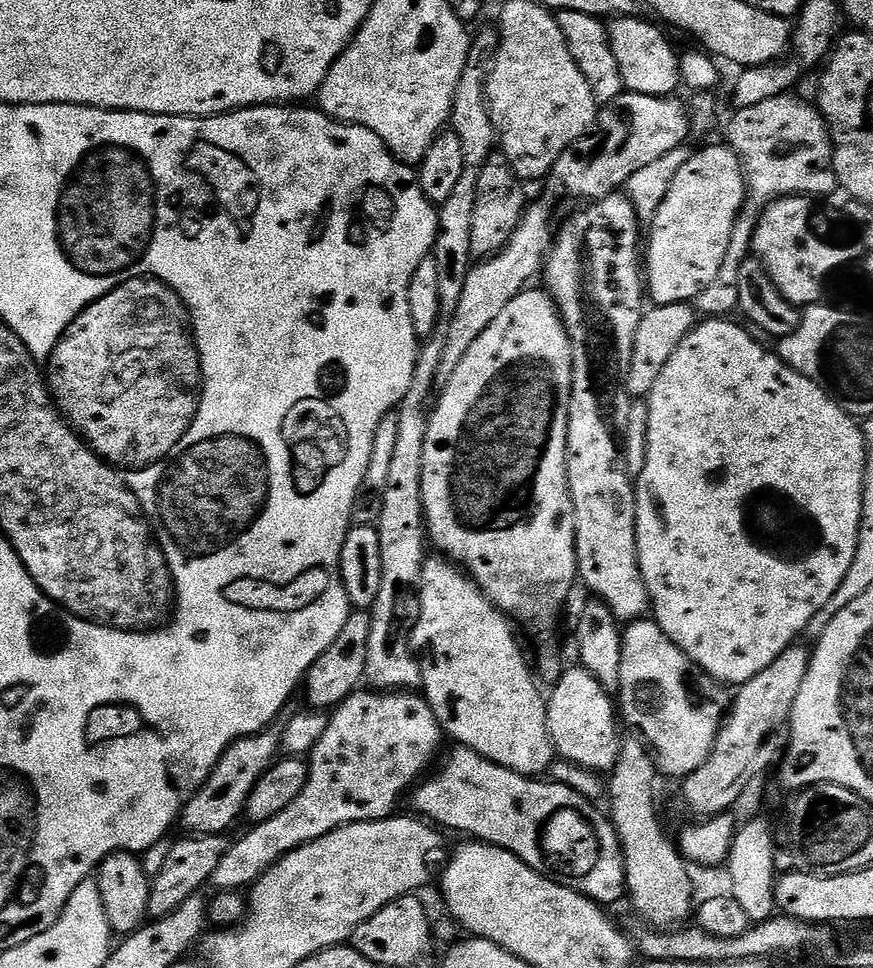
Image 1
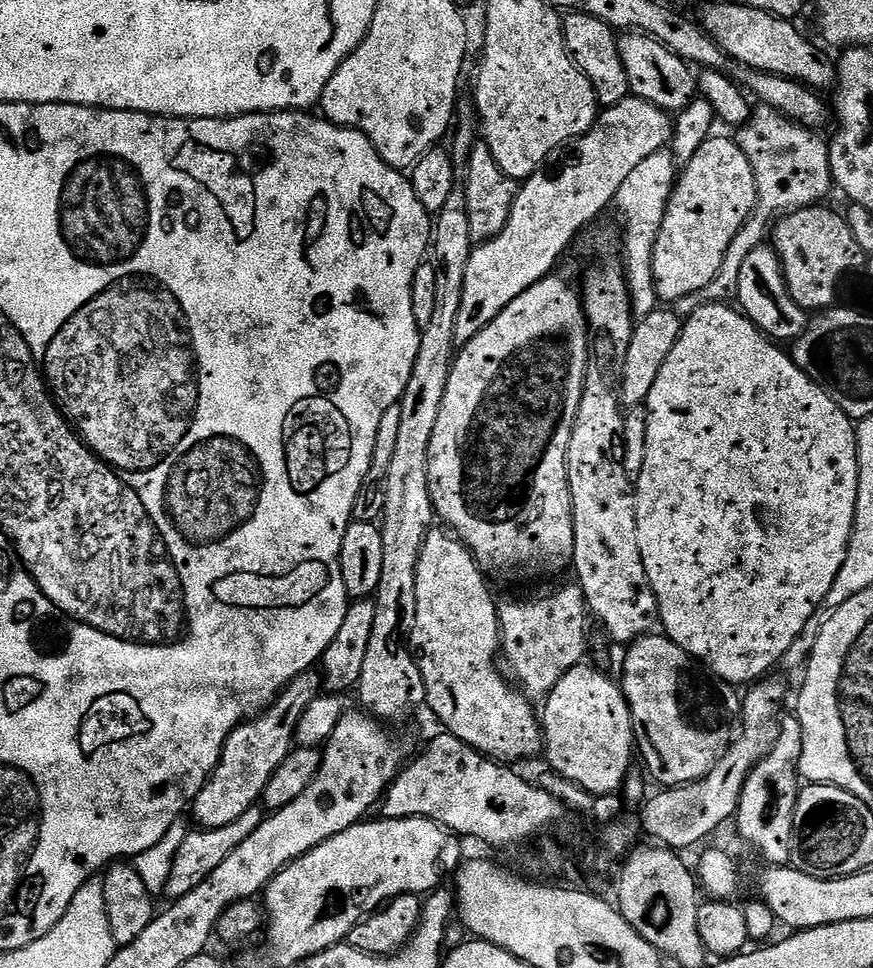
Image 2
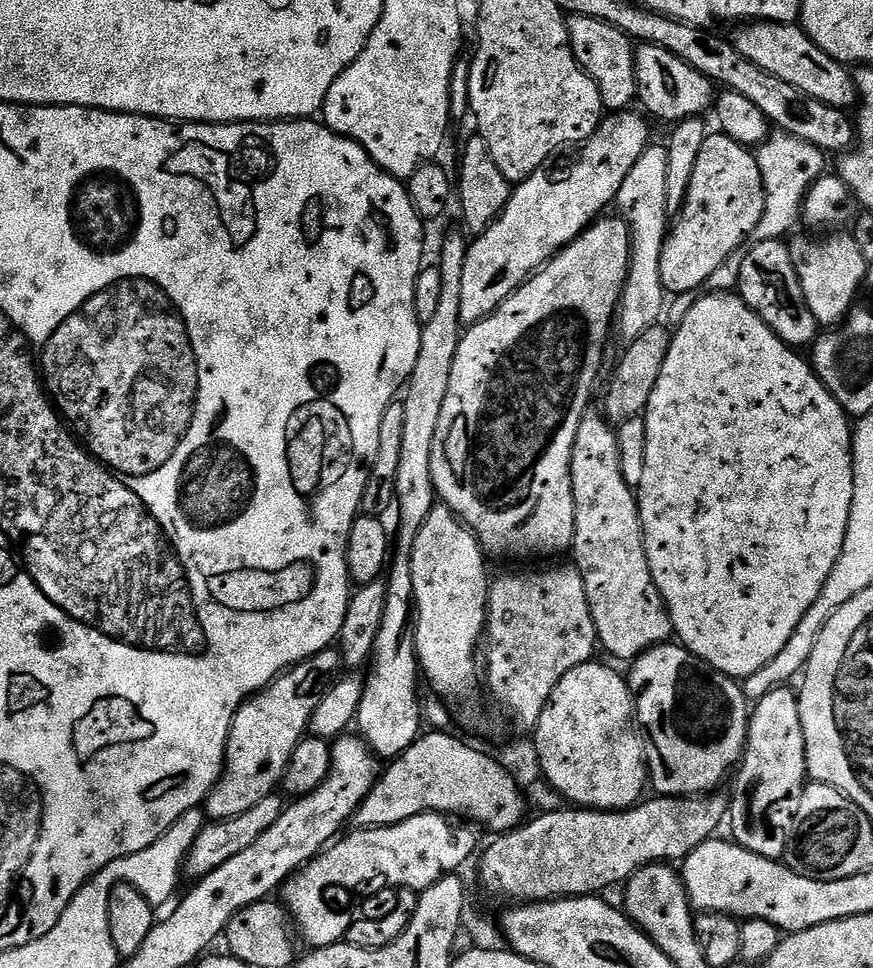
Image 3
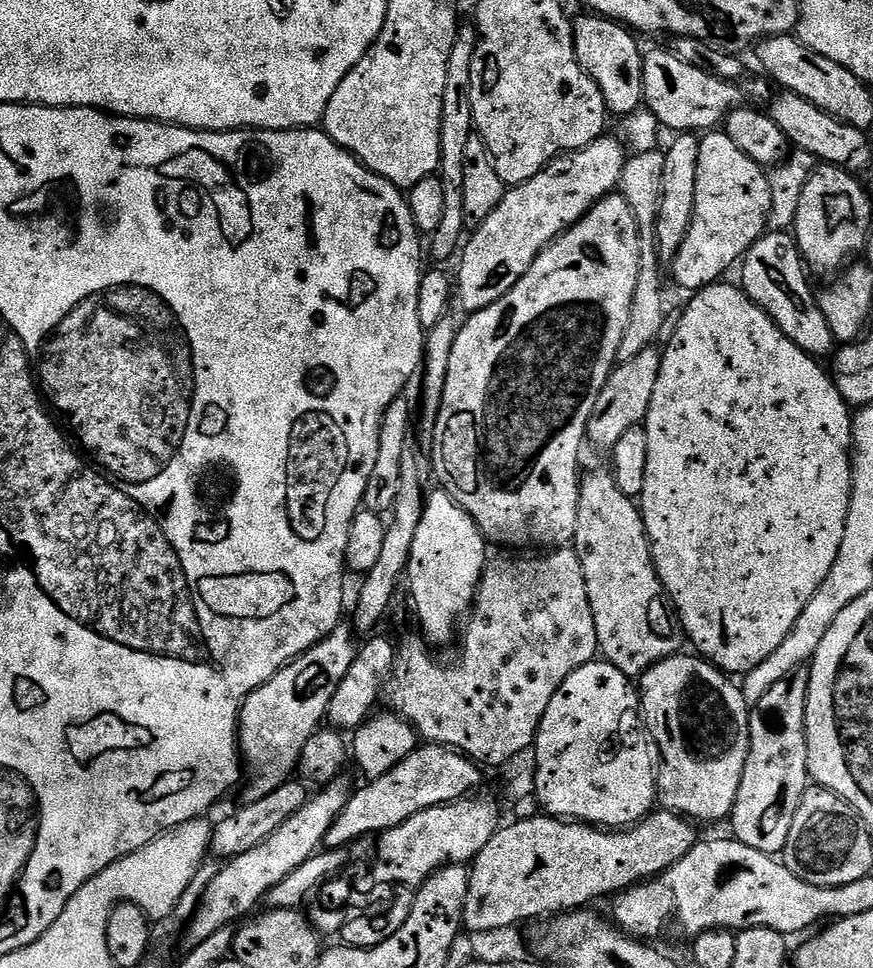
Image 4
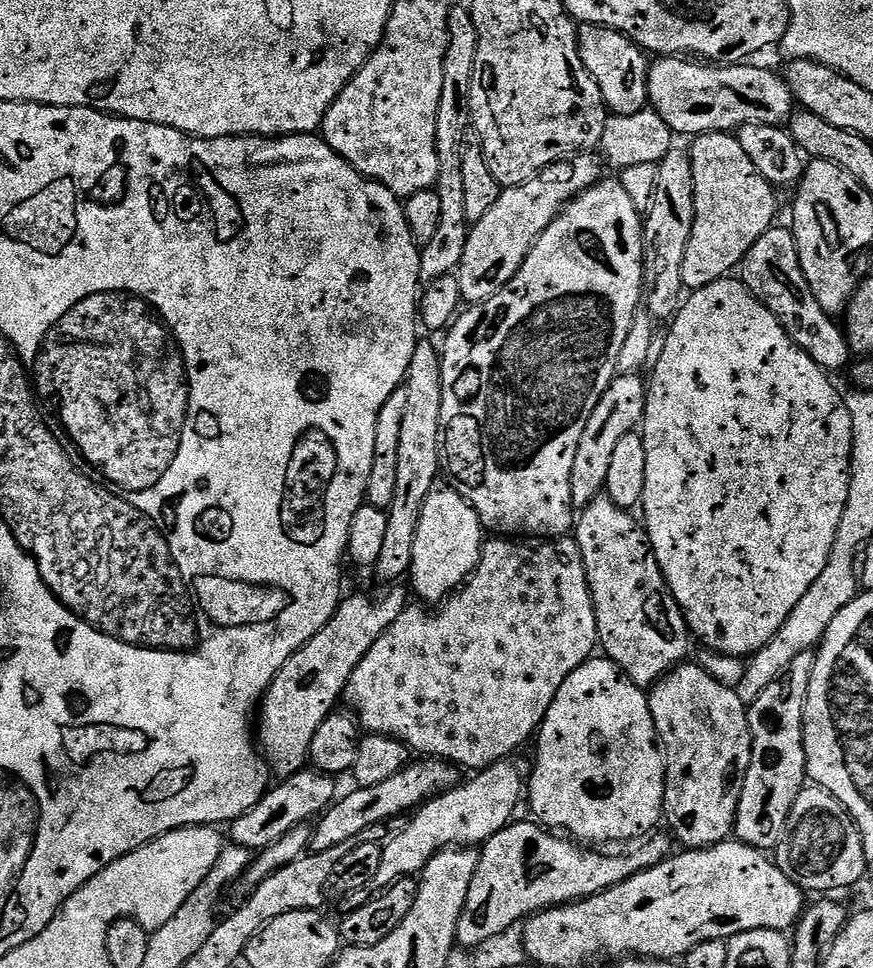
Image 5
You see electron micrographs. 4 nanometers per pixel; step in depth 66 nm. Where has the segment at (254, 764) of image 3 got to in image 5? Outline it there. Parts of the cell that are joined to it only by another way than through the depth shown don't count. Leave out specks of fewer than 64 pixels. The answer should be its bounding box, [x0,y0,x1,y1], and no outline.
[258,586,409,780]

